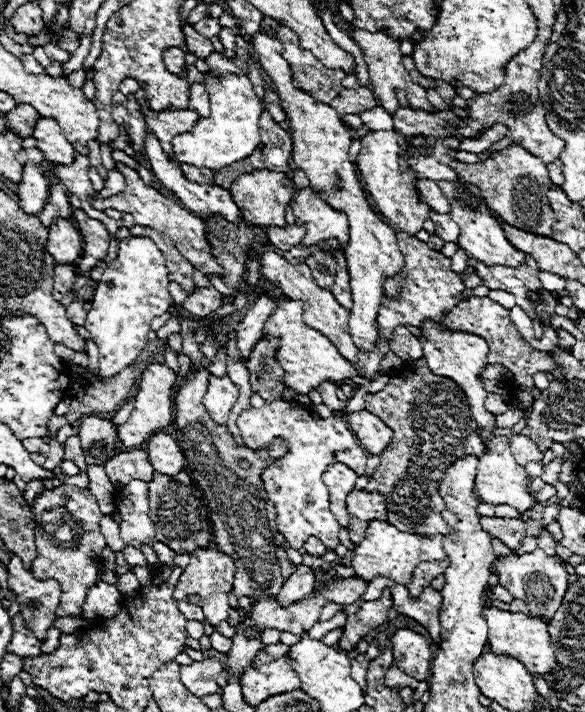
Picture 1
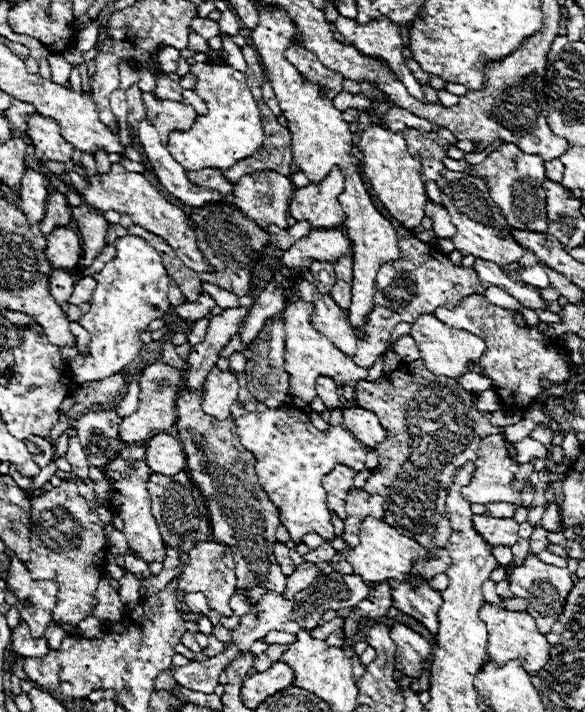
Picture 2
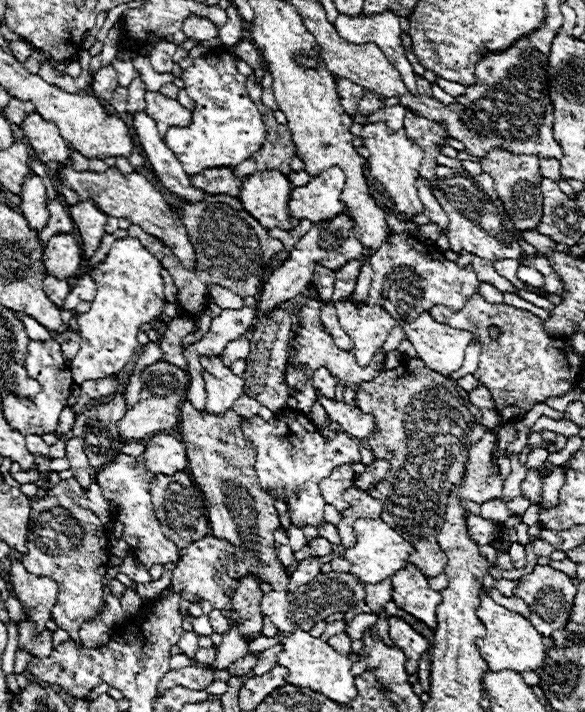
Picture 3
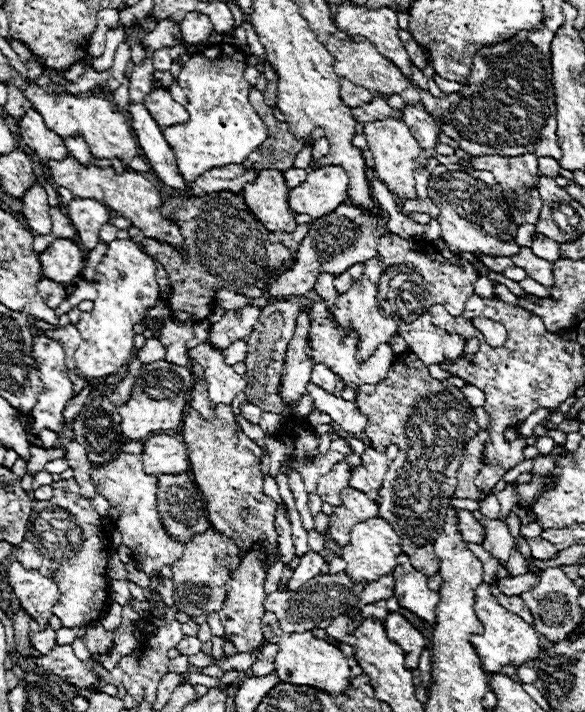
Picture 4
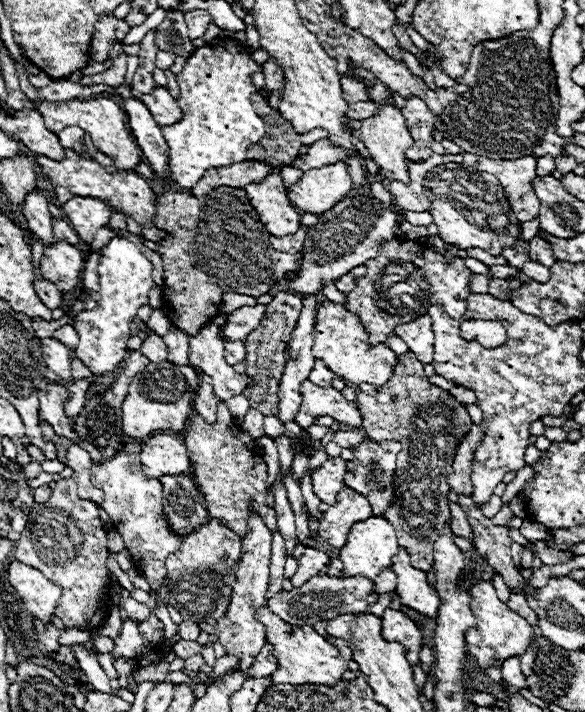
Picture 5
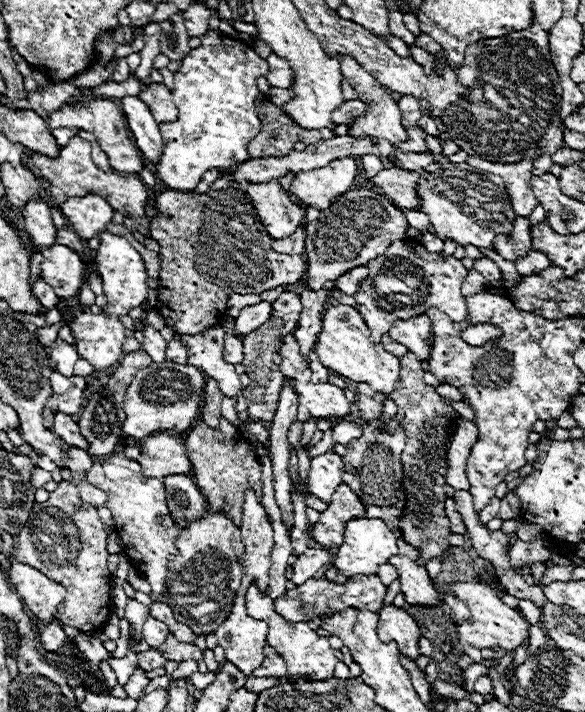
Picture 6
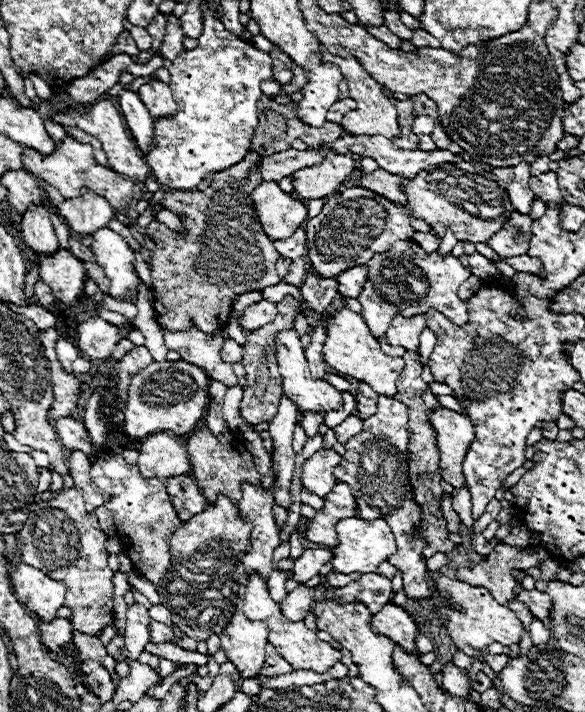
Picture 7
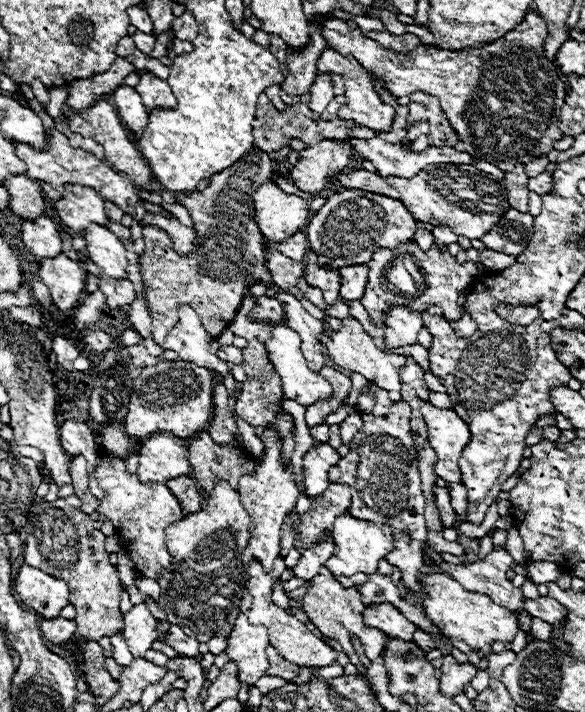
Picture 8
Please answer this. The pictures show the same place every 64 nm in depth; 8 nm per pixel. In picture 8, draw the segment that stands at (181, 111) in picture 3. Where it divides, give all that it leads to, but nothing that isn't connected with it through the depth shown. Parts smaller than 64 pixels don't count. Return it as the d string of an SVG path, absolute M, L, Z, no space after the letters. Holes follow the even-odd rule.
M154 74L140 76L140 82L136 86L138 94L142 94L142 102L146 102L148 112L154 108L176 108L176 98L168 86L166 80L160 80Z

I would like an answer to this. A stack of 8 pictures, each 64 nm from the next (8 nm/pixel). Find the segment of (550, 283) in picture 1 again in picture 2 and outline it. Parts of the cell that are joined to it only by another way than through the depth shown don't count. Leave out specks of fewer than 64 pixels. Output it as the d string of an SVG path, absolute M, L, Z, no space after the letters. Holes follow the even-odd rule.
M532 266L532 268L526 268L522 270L522 280L532 284L532 286L538 286L538 288L550 288L550 278L548 274L544 272L542 266Z

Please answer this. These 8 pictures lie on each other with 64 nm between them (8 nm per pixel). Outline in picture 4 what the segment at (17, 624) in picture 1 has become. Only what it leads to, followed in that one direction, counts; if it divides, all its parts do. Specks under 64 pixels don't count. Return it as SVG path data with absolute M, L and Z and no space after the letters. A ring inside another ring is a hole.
M46 626L44 630L34 632L34 634L30 632L28 638L30 638L32 648L34 648L40 656L46 656L46 654L56 646L56 632L54 632L50 626Z

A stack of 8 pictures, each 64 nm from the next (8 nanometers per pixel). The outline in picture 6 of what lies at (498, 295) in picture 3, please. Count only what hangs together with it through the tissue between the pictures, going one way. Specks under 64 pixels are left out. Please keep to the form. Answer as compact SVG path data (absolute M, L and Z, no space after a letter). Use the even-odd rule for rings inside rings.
M472 270L472 272L468 274L464 286L462 286L462 294L468 298L468 296L472 296L472 294L484 292L486 286L488 286L488 280L486 280L480 272L474 272L474 270Z

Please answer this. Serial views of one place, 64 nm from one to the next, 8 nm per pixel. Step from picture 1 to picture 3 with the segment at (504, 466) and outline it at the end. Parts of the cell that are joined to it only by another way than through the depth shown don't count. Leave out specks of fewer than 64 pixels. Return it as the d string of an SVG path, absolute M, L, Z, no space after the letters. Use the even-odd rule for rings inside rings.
M486 432L484 438L480 438L470 448L470 462L466 466L466 474L462 480L462 486L458 490L458 496L462 500L472 500L478 504L484 504L494 498L502 498L504 490L504 478L494 478L496 464L492 450L496 446L498 438L492 432ZM538 448L538 450L534 450L534 452L528 456L526 468L528 468L528 470L530 470L530 468L538 468L540 464L544 464L546 456L548 456L548 450L544 450L544 448Z

